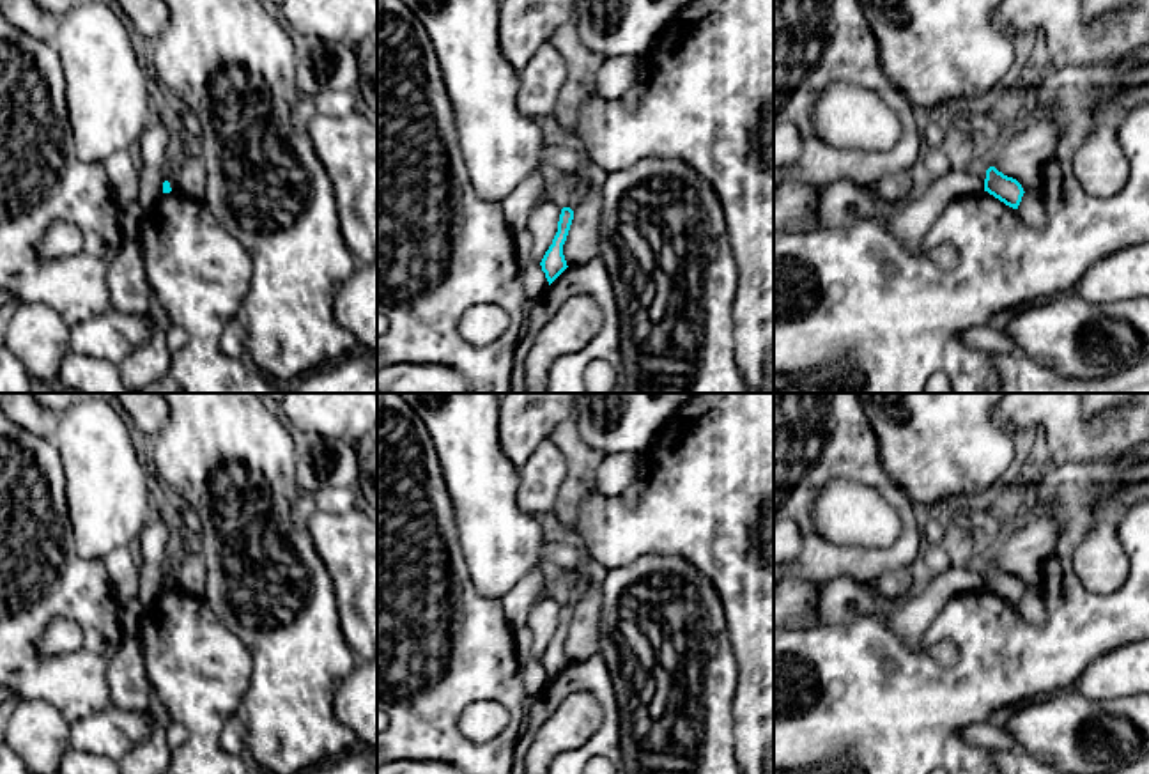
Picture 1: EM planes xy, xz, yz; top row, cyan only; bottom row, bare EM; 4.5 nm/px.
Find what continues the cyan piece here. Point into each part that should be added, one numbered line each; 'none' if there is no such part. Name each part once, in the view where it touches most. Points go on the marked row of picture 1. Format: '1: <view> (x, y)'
none

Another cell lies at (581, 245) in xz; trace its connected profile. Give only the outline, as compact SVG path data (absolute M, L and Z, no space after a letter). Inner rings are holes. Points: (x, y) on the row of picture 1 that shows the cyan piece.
M590 186L588 195L572 209L574 220L563 244L568 267L598 257L602 205L602 188Z

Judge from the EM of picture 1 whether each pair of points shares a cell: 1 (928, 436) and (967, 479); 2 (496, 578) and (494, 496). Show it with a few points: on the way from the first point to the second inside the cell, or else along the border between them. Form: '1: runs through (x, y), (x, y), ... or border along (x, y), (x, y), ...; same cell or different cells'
1: runs through (939, 447), (956, 468); same cell
2: runs through (496, 558), (494, 516); same cell

